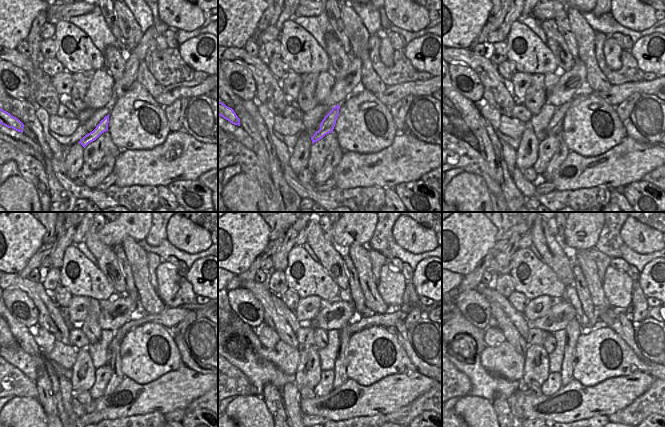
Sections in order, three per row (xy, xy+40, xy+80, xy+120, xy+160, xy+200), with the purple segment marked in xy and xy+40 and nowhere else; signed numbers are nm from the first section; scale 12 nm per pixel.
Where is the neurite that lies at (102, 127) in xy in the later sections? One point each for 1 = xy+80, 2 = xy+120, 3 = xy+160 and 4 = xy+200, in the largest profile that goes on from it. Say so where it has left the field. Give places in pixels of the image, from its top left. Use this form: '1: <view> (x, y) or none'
1: xy+80 (555, 126)
2: xy+120 (170, 317)
3: xy+160 (389, 319)
4: xy+200 (595, 323)

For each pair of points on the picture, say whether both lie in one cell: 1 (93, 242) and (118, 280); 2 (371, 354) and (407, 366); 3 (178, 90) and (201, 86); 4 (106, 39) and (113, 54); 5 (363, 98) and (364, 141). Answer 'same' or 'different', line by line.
1: same
2: same
3: same
4: different
5: same

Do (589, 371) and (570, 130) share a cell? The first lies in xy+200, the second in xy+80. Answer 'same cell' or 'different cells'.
same cell

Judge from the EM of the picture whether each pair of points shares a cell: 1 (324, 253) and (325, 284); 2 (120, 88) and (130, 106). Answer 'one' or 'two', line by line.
1: two
2: two

